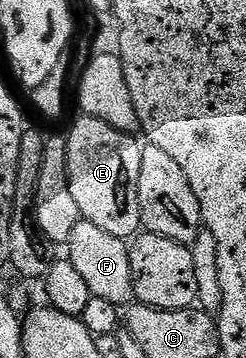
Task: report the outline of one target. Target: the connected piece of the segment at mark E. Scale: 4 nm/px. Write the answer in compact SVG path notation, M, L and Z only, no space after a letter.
M80 116L78 120L71 133L66 134L66 139L69 187L73 191L73 199L77 202L80 218L109 231L109 235L117 235L124 239L134 238L141 229L137 183L141 179L143 145L135 142L136 138L132 134L117 131L92 117Z

